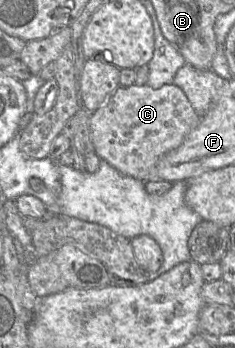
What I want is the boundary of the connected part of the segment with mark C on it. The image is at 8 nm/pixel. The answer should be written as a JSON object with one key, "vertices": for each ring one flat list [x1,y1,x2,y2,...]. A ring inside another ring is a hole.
{"vertices":[[147,84,119,86,98,109,89,116,91,140,100,159,118,170,143,182,156,181,157,164,162,156,178,148,200,123,201,116,194,110,187,96,175,84,154,89]]}

